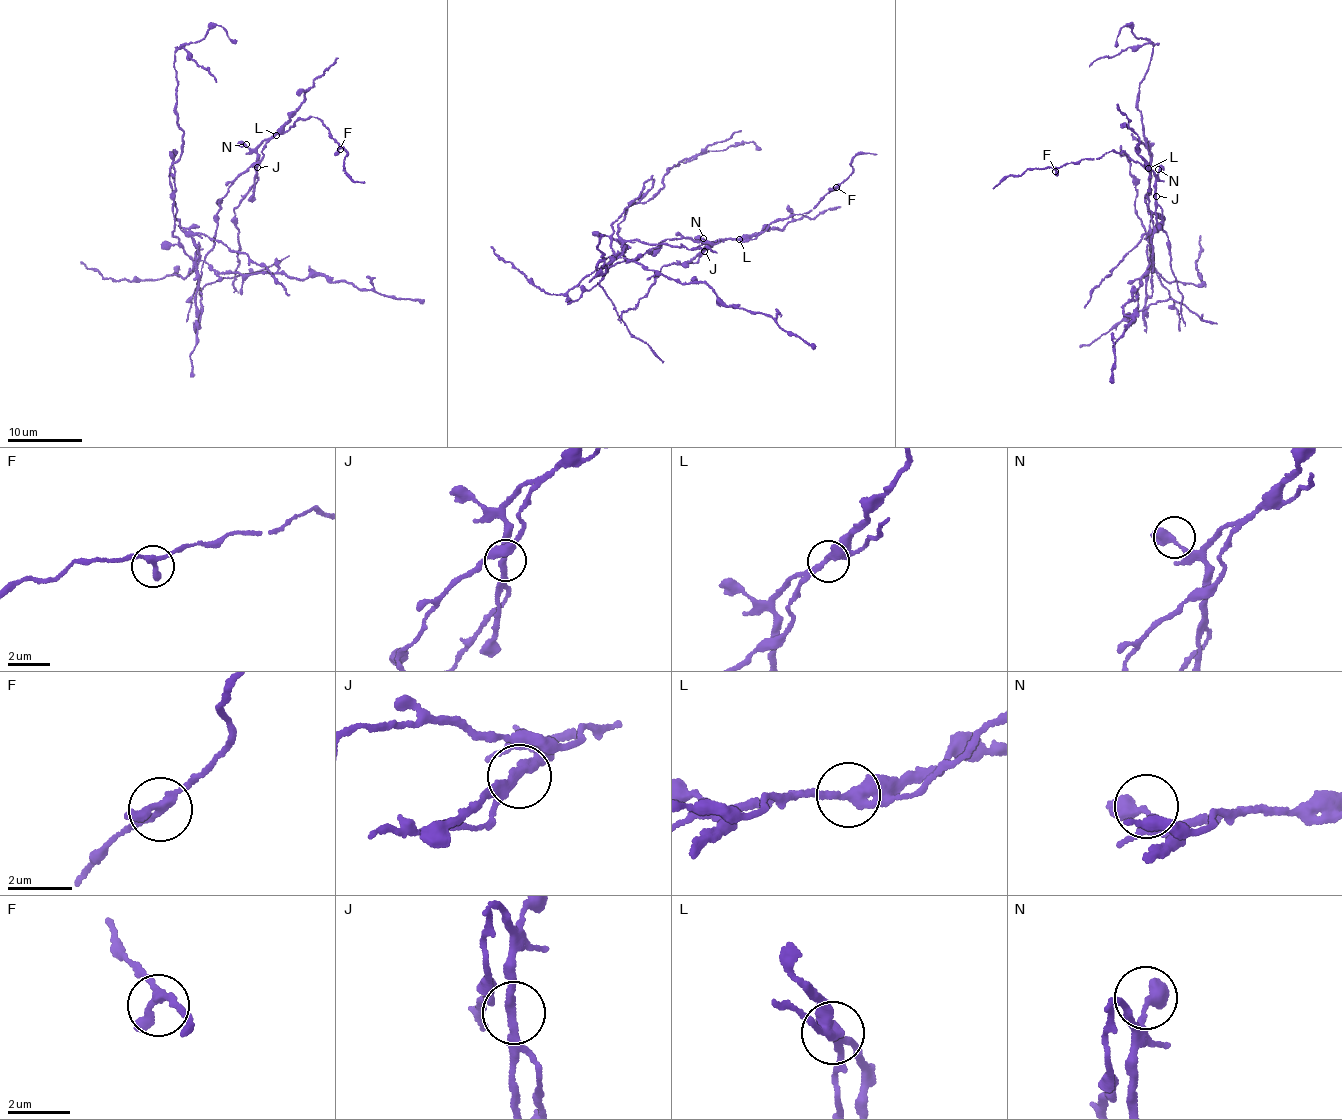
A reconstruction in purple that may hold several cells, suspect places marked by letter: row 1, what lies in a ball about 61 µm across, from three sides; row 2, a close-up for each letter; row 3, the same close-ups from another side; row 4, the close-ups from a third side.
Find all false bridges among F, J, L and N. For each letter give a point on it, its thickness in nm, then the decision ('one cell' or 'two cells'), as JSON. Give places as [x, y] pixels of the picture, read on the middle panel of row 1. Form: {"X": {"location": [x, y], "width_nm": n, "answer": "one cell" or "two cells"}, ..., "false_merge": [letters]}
{"F": {"location": [836, 187], "width_nm": 280, "answer": "one cell"}, "J": {"location": [704, 251], "width_nm": 240, "answer": "two cells"}, "L": {"location": [739, 239], "width_nm": 360, "answer": "two cells"}, "N": {"location": [703, 238], "width_nm": 320, "answer": "one cell"}, "false_merge": ["J", "L"]}

